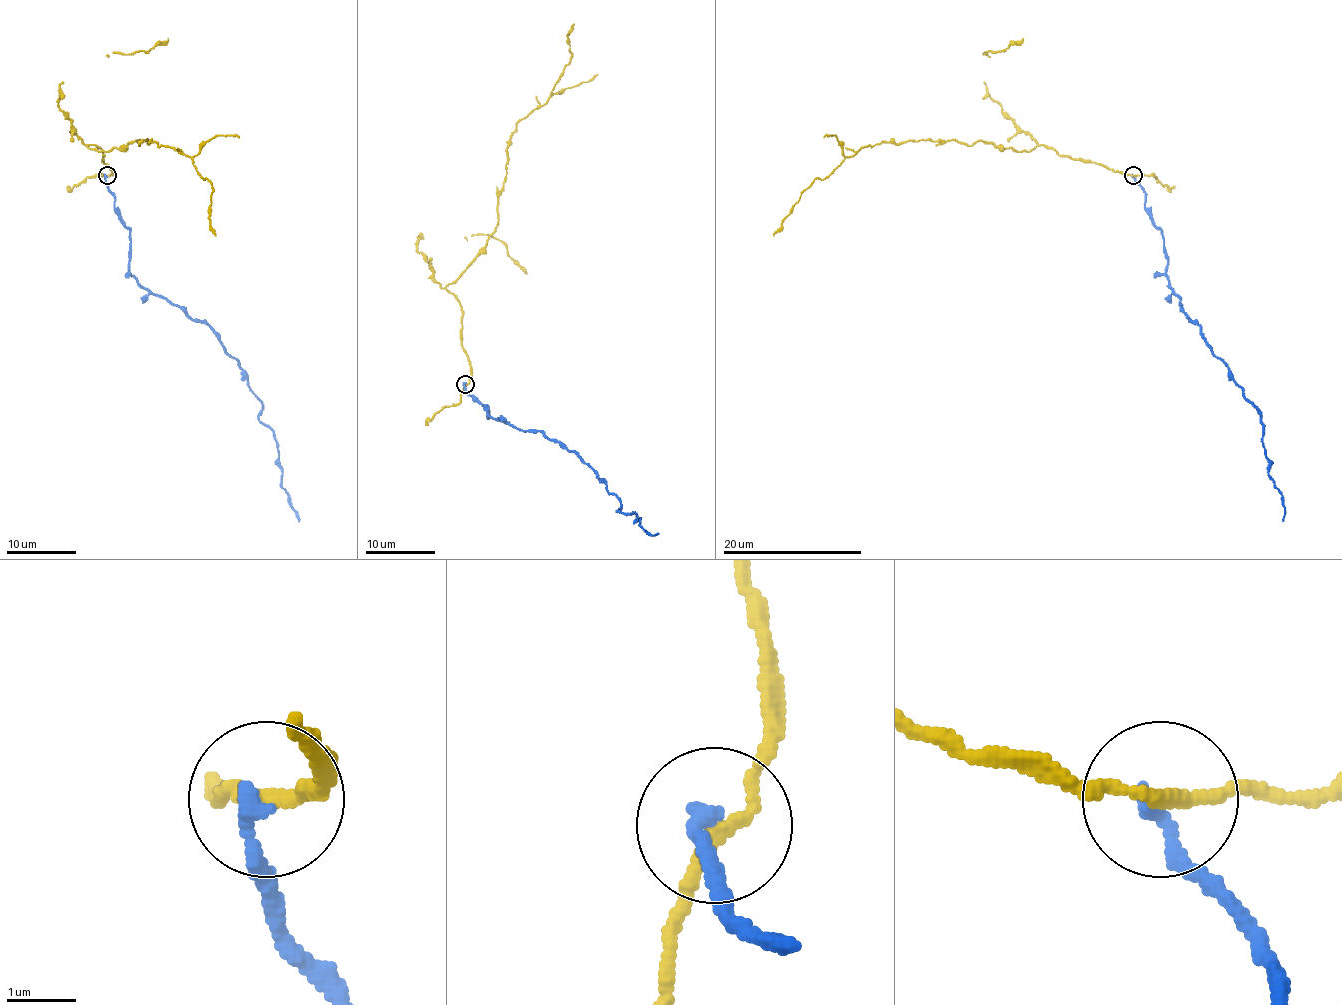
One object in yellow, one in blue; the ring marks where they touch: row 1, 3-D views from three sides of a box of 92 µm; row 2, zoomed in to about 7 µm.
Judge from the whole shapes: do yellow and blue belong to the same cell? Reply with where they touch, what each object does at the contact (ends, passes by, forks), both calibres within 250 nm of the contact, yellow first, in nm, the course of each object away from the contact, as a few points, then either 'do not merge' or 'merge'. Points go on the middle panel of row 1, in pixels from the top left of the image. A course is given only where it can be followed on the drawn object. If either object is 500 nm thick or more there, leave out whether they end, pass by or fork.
(465, 384) | yellow passes by | blue ends | 170/280 nm | yellow via (465, 384), (470, 363), (461, 344), (463, 310), (446, 288), (494, 230), (510, 135), (560, 77), (574, 23) | blue via (465, 384), (487, 418), (541, 431), (560, 443), (620, 500), (616, 511), (632, 512), (651, 535), (658, 533) | do not merge

